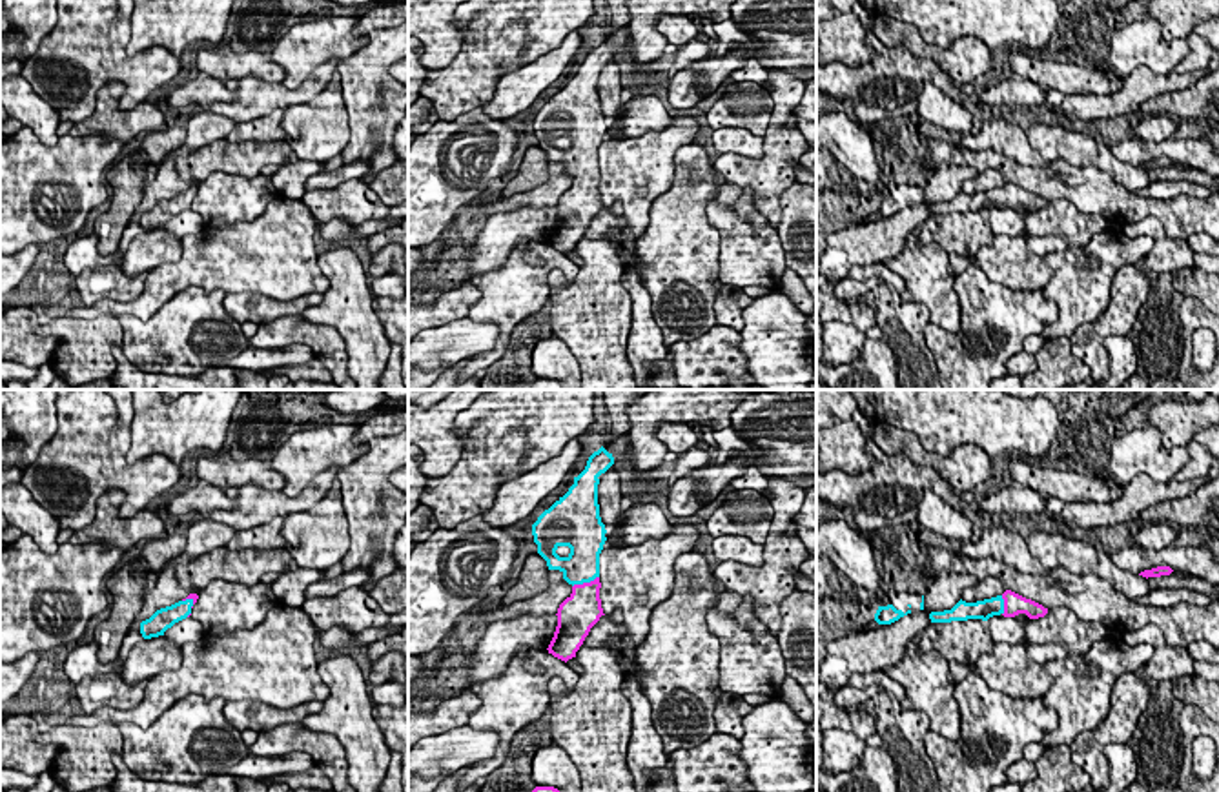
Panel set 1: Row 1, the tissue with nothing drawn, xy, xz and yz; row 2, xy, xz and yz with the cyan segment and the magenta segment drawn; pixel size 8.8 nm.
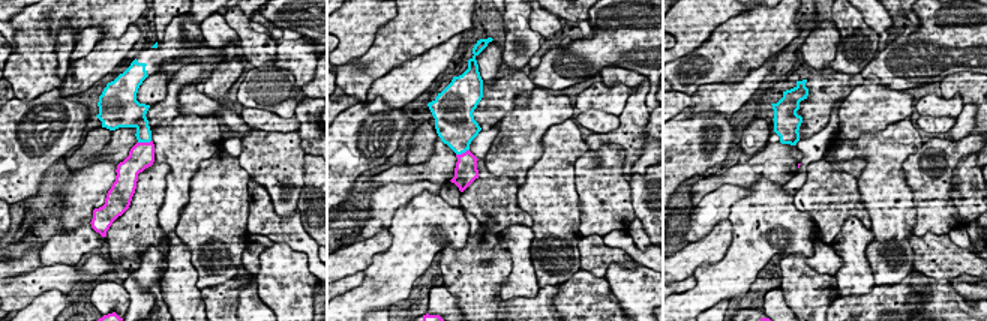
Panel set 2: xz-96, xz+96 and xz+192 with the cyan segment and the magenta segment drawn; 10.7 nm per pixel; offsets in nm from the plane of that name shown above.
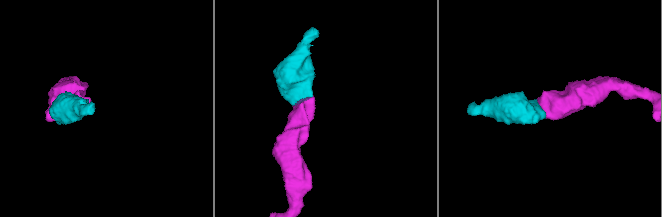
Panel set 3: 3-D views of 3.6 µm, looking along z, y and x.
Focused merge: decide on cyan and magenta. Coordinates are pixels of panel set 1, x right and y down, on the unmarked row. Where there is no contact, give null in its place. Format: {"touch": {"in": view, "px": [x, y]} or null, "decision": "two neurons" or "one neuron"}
{"touch": {"in": "xz", "px": [585, 173]}, "decision": "one neuron"}

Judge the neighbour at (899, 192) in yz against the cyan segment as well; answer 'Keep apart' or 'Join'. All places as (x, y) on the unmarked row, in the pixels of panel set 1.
Join

